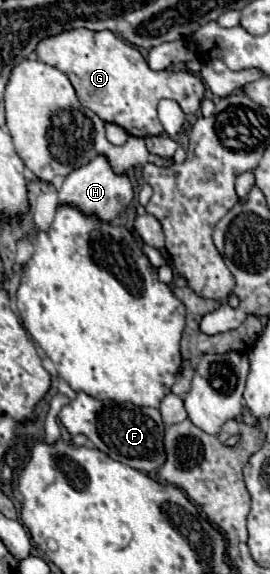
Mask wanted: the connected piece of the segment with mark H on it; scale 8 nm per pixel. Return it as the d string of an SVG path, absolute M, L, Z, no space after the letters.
M95 156L89 164L73 170L59 188L61 204L75 204L85 214L97 214L105 222L111 222L121 210L125 210L131 204L131 200L133 200L133 188L129 176L113 172L107 156Z

